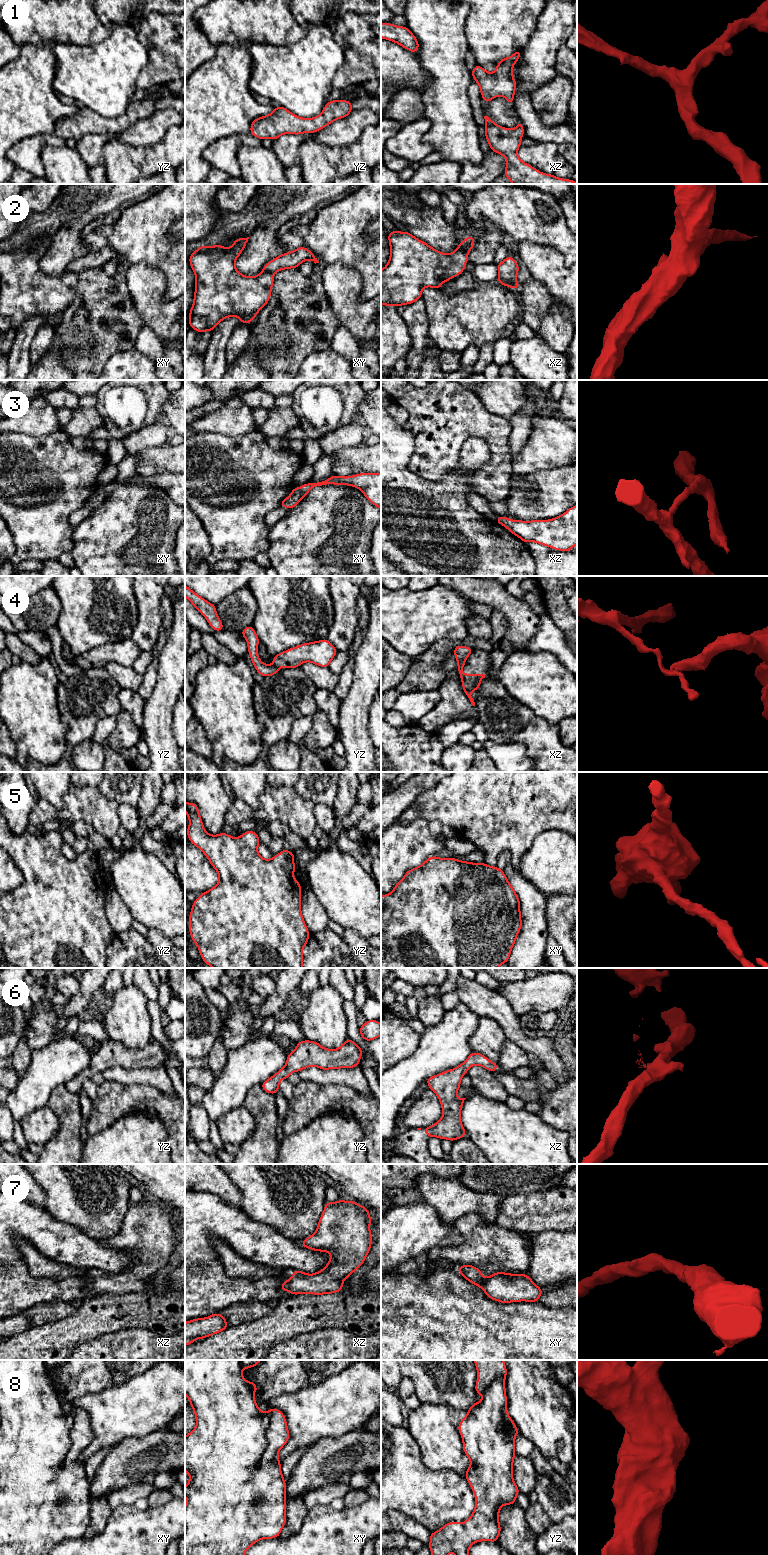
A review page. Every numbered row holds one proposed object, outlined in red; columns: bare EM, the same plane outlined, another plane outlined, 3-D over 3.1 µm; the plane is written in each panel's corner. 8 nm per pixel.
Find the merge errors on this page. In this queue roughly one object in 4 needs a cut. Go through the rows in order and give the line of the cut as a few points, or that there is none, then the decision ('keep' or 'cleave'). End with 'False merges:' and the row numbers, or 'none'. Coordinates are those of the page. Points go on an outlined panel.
1: no cut; keep
2: cut in xz along (459, 243), (467, 254); cleave
3: cut in xz along (507, 518), (503, 524); cleave
4: cut in yz along (273, 664), (279, 669); cleave
5: no cut; keep
6: no cut; keep
7: no cut; keep
8: no cut; keep
False merges: 2, 3, 4

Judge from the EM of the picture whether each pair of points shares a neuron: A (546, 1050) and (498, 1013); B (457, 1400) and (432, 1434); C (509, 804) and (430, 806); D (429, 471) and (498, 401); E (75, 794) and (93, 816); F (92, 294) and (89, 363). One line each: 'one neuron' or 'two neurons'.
A: one neuron
B: two neurons
C: one neuron
D: two neurons
E: one neuron
F: one neuron

